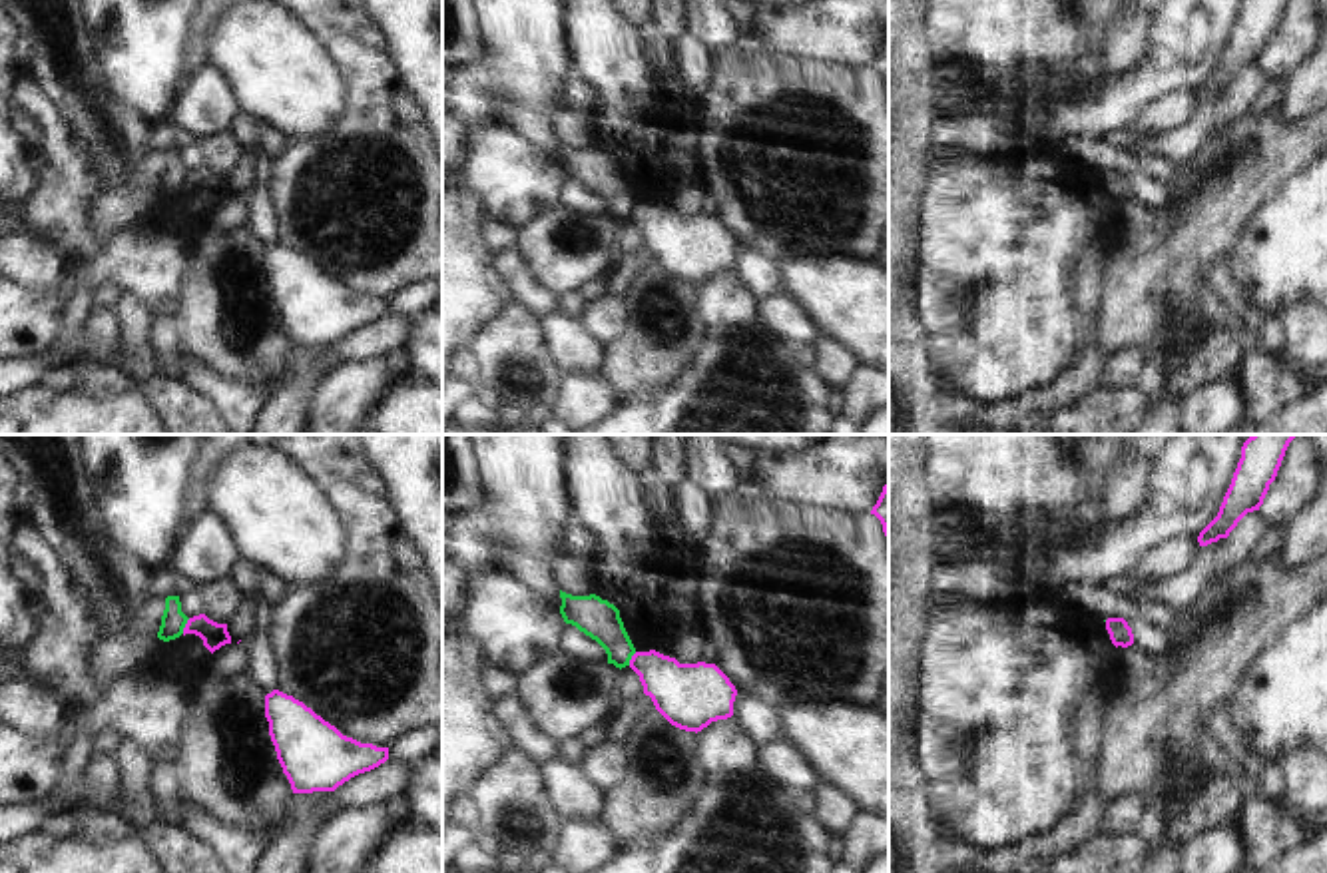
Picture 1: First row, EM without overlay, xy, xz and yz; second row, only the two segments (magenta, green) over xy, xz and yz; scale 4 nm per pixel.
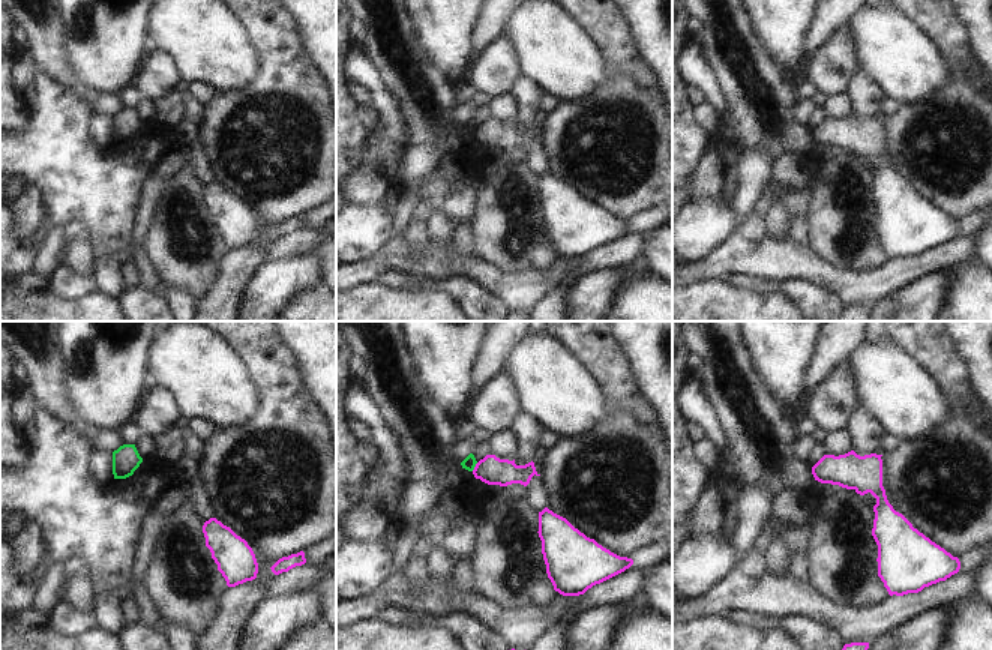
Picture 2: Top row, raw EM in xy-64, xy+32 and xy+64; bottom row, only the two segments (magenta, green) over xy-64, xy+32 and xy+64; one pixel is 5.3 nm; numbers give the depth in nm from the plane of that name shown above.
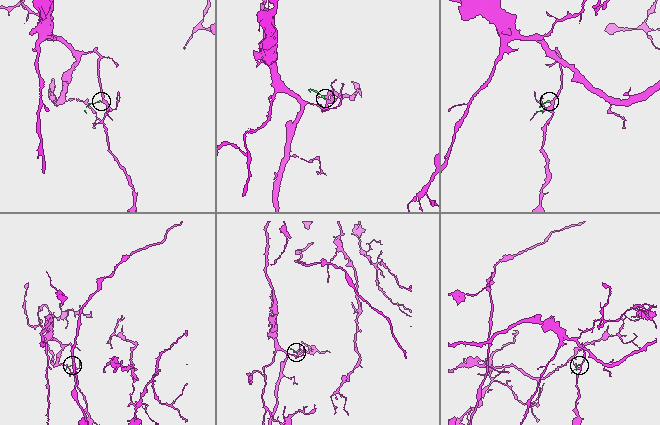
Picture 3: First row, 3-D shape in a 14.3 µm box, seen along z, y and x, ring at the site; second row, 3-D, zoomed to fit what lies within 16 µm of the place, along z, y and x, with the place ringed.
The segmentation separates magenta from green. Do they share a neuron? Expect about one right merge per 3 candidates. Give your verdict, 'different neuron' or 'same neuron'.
different neuron

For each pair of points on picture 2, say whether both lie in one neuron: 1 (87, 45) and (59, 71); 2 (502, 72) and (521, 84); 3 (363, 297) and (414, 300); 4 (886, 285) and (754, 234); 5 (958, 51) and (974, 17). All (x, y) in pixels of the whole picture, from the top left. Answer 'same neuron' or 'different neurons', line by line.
1: different neurons
2: different neurons
3: same neuron
4: different neurons
5: different neurons

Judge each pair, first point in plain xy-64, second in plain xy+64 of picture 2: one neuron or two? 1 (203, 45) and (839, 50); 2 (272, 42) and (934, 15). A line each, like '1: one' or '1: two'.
1: two
2: one

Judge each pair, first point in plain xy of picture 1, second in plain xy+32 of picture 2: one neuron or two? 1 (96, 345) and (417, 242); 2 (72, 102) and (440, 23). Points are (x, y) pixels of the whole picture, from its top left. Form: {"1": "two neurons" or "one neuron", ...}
{"1": "one neuron", "2": "two neurons"}

